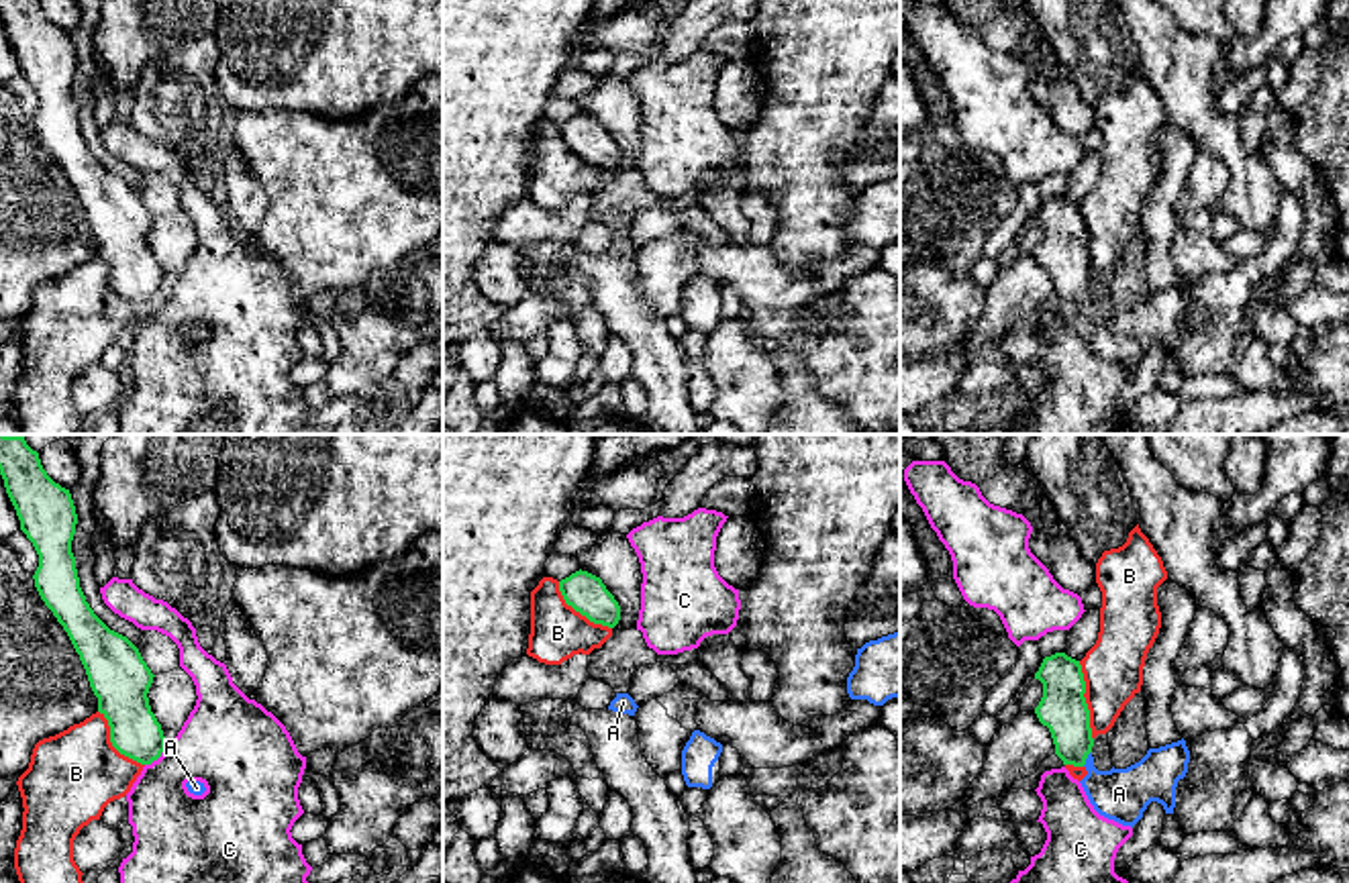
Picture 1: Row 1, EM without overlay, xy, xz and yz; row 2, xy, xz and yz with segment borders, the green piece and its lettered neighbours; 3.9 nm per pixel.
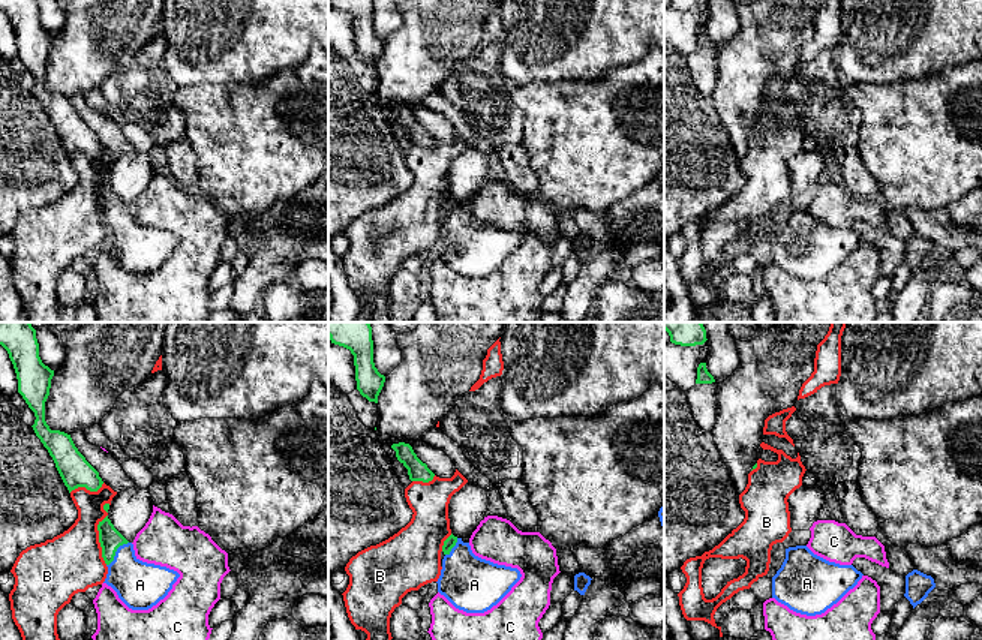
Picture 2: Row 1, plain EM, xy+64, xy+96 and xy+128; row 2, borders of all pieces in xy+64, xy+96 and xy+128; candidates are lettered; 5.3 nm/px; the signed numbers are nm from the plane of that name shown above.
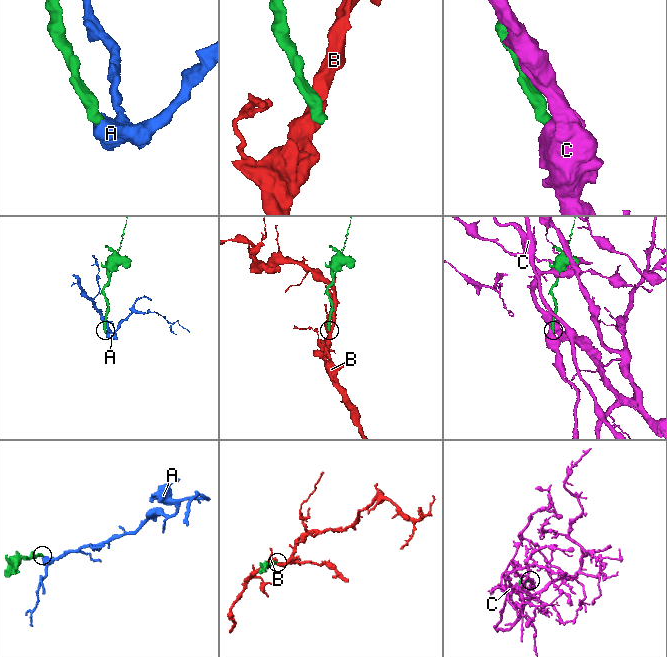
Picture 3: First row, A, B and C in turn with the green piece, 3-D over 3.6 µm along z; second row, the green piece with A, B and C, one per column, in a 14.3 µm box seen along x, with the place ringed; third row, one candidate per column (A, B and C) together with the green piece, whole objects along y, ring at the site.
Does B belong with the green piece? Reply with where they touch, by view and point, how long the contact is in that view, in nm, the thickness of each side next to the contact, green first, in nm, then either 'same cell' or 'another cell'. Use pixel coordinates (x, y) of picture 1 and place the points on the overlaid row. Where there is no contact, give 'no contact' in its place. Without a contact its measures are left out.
meets green in yz at (1084, 700); contact 320 nm long; 190 nm thick on the green side, 240 nm on the other; another cell

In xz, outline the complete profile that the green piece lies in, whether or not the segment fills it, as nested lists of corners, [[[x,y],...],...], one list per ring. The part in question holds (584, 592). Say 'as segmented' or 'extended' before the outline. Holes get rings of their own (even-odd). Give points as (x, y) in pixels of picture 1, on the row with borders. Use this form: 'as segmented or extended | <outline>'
as segmented | [[[576,571],[559,581],[559,591],[567,606],[594,624],[614,628],[620,620],[620,606],[600,577]]]

